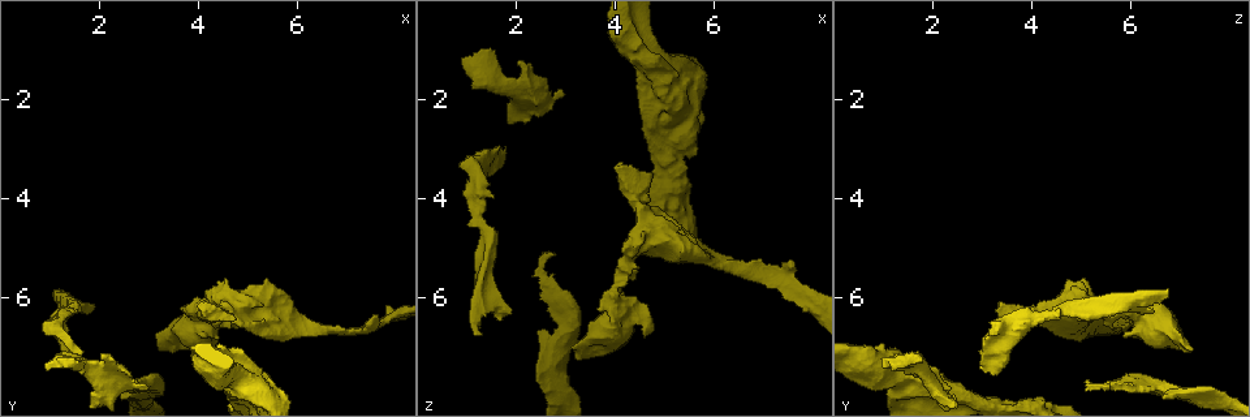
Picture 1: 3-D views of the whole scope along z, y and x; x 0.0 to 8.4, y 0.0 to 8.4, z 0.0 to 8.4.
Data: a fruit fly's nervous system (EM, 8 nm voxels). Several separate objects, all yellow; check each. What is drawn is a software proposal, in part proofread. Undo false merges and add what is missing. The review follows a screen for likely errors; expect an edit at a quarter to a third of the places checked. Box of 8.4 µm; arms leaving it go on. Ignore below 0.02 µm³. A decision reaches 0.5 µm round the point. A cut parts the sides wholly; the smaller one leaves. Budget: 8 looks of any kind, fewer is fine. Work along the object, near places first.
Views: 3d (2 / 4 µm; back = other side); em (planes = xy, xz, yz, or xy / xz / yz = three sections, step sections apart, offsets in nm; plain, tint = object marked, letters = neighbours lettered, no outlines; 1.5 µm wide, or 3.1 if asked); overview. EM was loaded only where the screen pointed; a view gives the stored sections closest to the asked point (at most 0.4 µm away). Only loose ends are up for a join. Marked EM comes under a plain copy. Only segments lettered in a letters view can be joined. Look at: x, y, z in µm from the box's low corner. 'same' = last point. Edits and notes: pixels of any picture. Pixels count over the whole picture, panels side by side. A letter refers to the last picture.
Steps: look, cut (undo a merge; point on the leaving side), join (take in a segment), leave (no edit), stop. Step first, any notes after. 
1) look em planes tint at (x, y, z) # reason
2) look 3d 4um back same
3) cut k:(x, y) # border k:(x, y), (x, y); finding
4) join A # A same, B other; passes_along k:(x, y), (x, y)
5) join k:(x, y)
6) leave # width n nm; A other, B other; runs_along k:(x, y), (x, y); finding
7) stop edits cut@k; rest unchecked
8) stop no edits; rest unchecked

look 3d 2um at (2.15, 7.65, 2.00) # abrupt turn

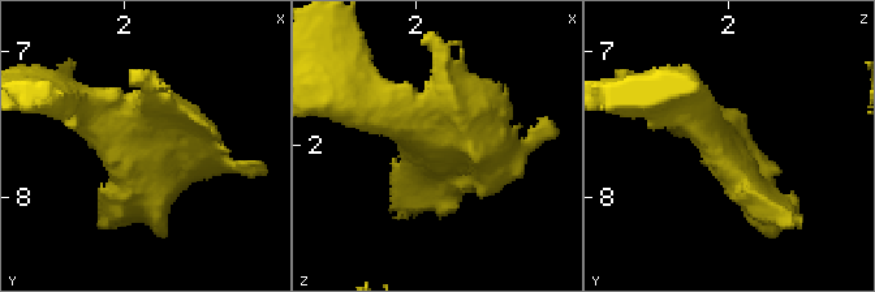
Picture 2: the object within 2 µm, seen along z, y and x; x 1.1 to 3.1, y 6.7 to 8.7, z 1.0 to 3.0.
look em xy step 4 tint at (2.12, 7.68, 2.00) # shape alone is not enough

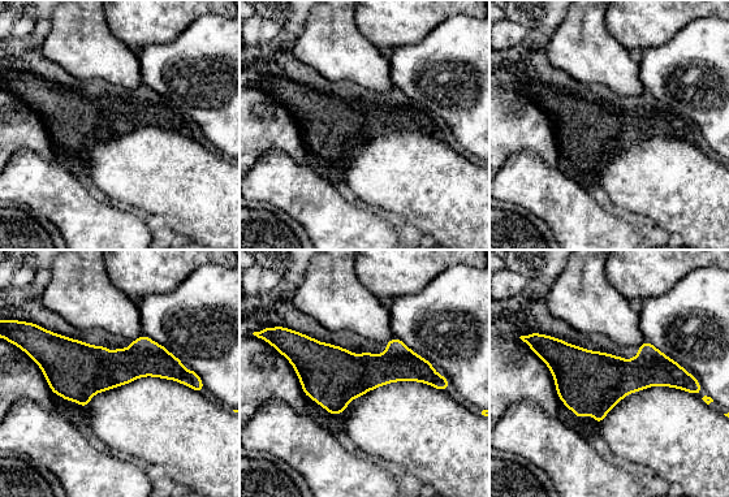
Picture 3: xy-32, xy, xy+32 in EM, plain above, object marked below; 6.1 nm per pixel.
look em xy step 4 letters same # see the neighbours

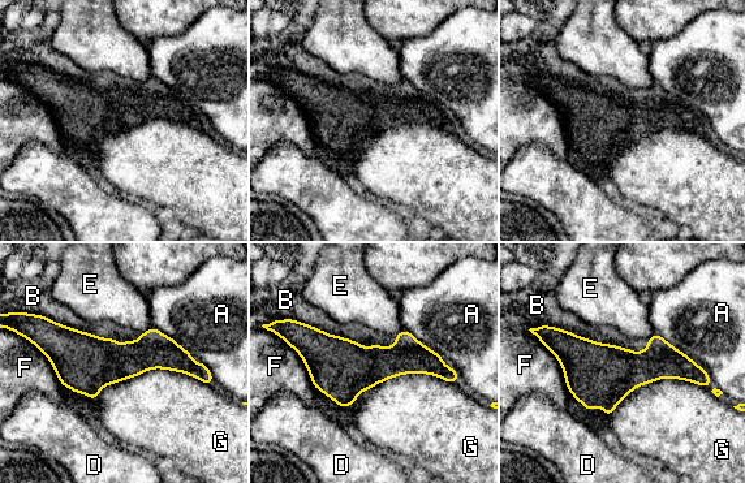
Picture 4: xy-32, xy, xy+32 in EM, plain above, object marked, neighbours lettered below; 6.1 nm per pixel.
leave # width 220 nm; A other, B other, D other, E other, F other, G other; border 4:(548, 348), (562, 367), (568, 388); one cell here

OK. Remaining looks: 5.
look 3d 2um at (3.95, 6.15, 3.40) # branch stops here

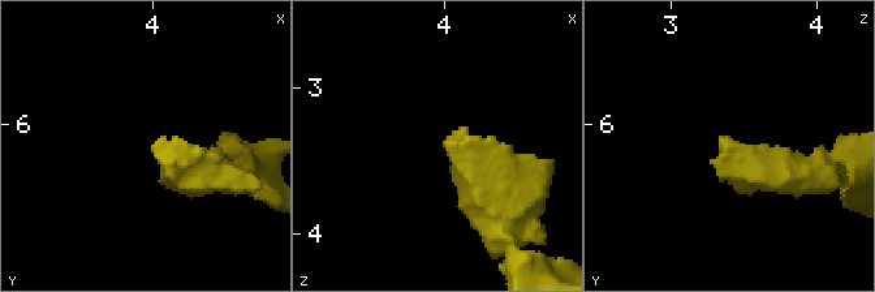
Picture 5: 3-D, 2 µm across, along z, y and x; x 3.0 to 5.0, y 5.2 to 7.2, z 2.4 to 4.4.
look em yz step 8 letters at (4.00, 6.18, 3.40) # shape alone is not enough

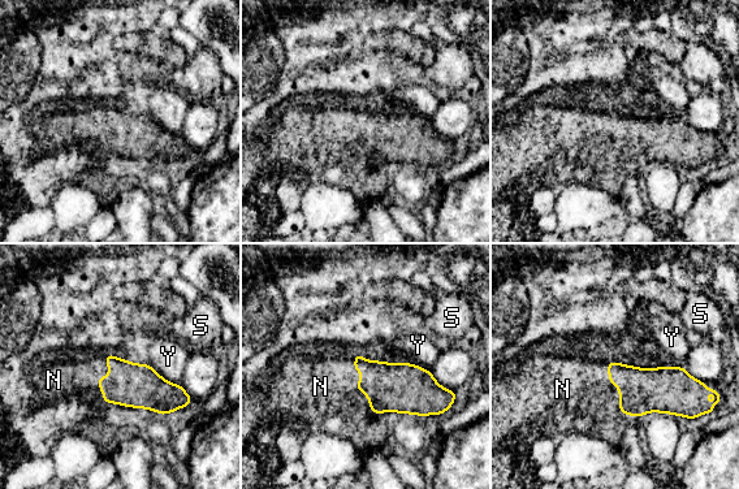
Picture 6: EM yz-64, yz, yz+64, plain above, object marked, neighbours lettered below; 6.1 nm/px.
join N # width 220 nm; N same, S other, Y other; passes_along 6:(389, 386), (354, 385), (320, 386); the cell continues

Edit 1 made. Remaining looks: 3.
stop edits join@6; rest unchecked

